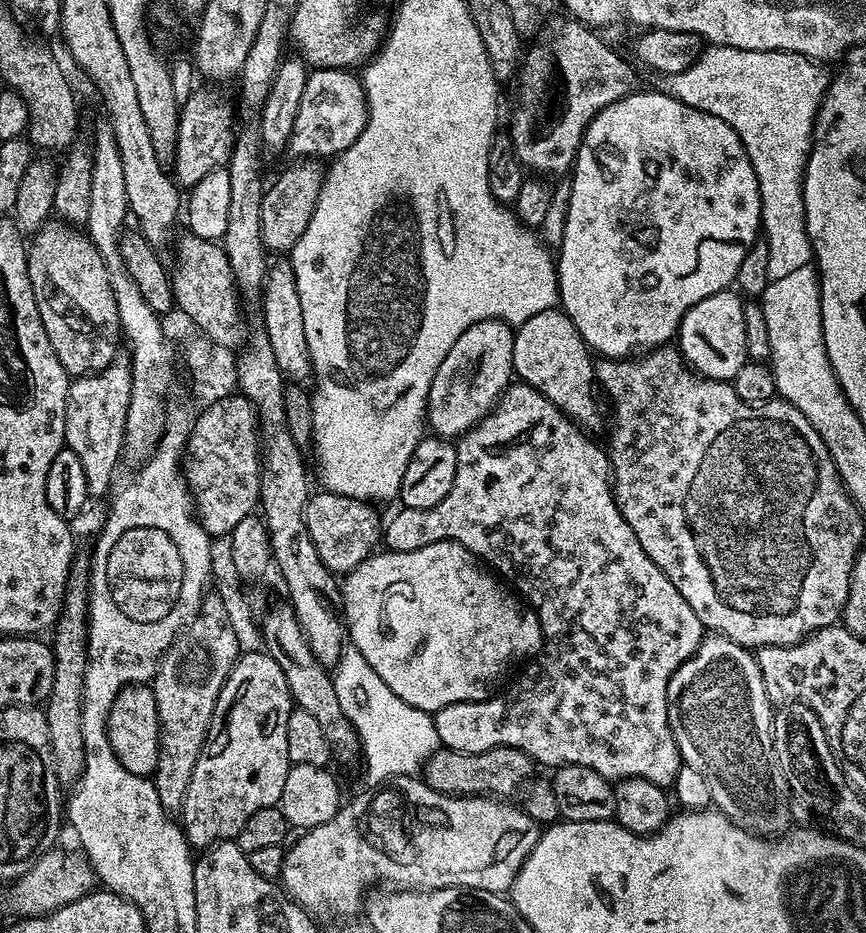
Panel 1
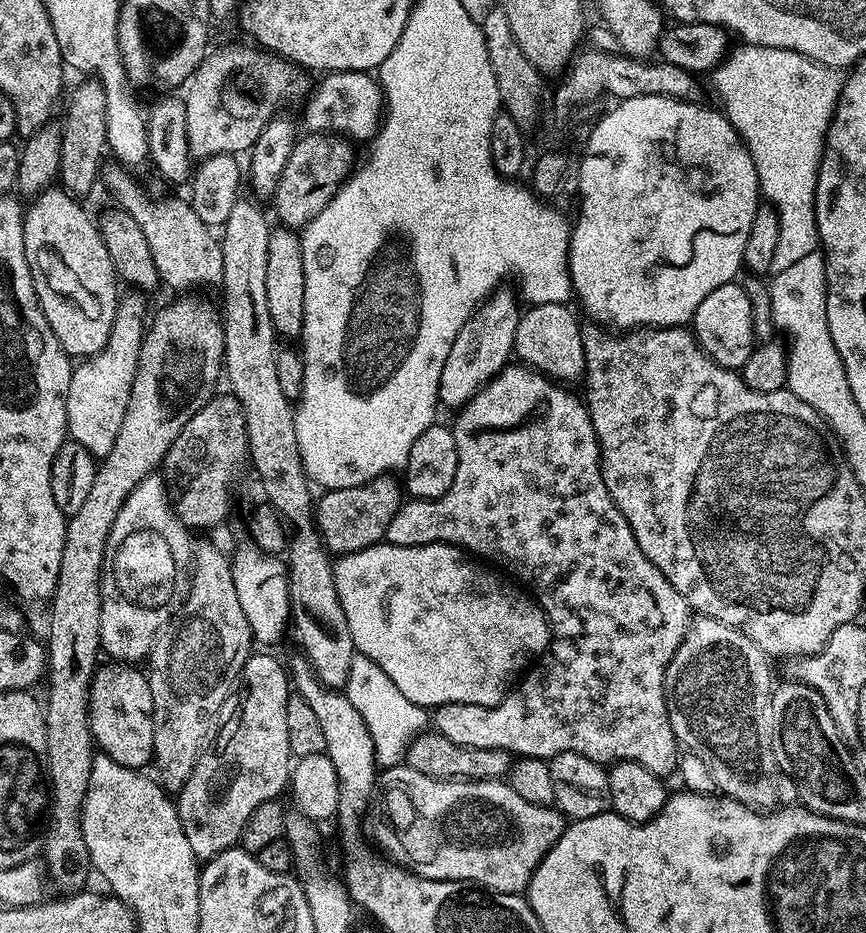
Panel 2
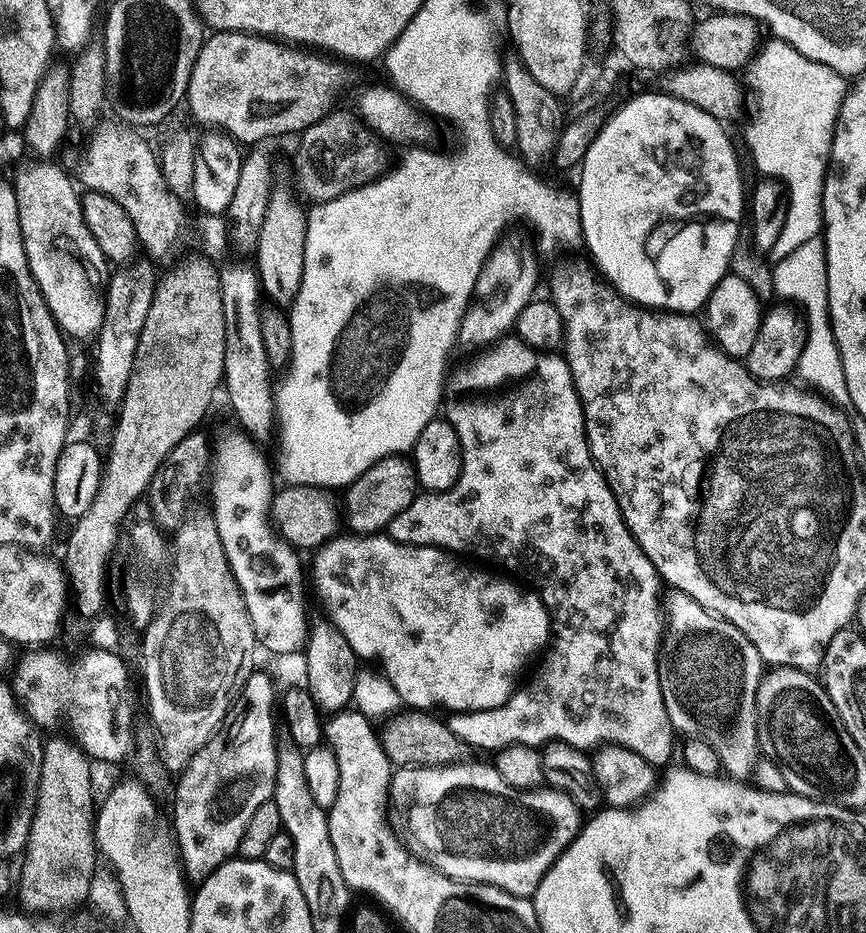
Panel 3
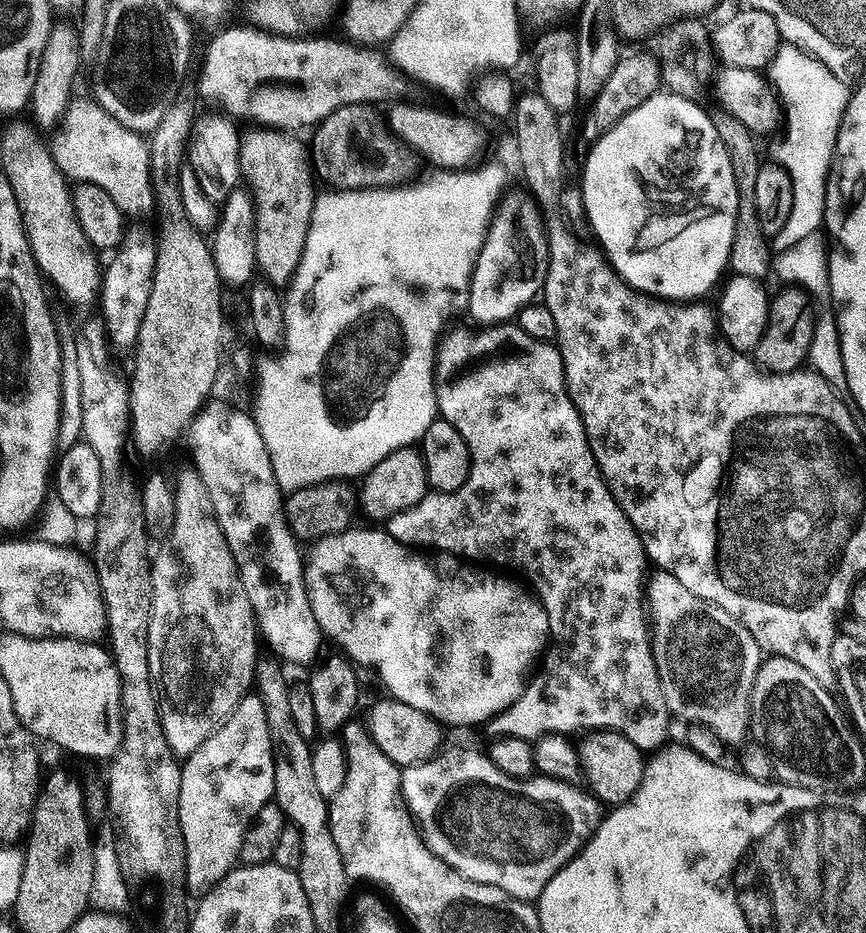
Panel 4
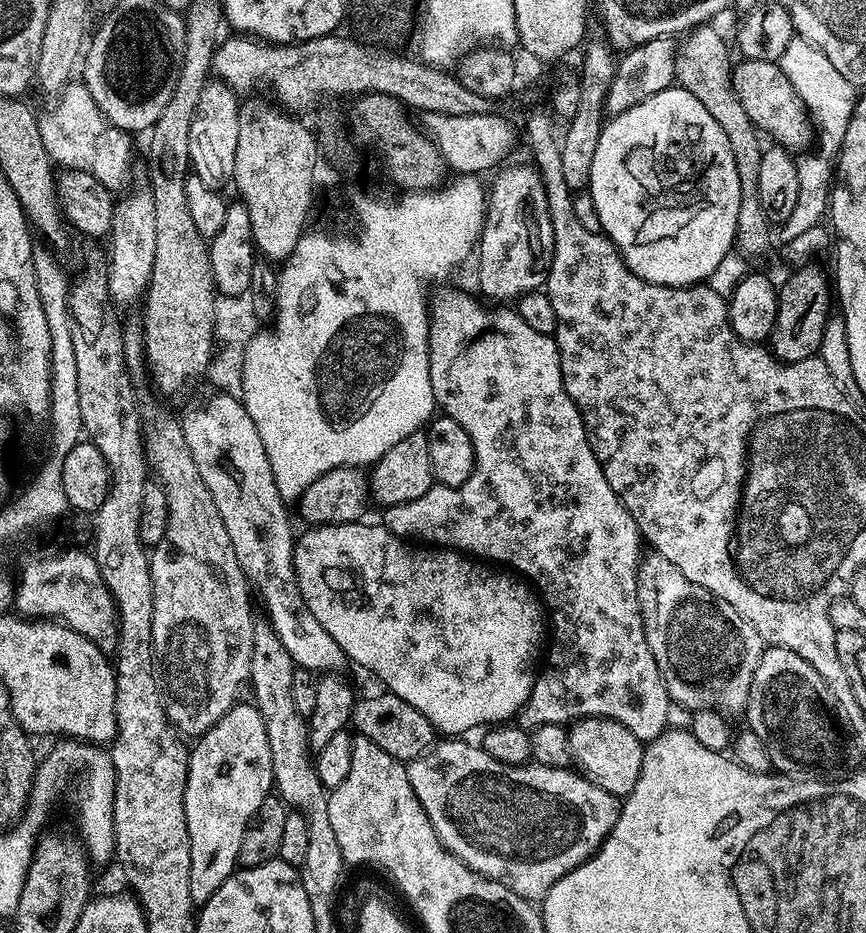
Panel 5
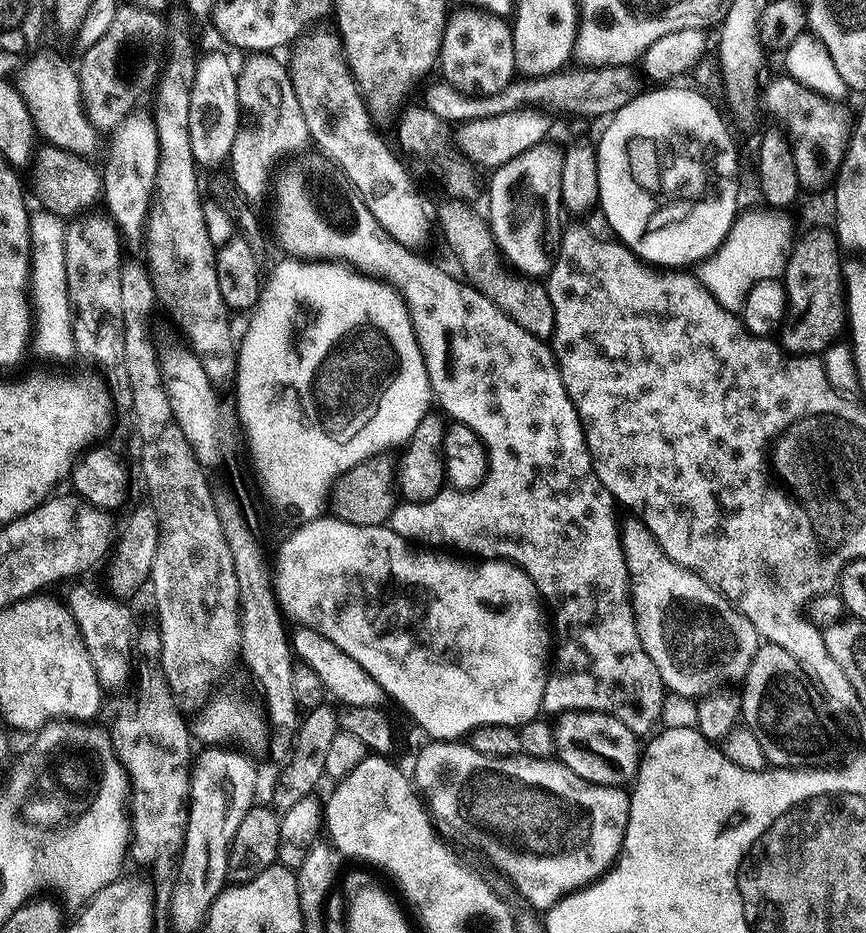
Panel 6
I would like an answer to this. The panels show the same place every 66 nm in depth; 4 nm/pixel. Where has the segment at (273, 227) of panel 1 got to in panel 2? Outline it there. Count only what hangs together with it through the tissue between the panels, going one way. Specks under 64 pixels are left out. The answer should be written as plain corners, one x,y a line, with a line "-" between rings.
304,134
299,137
286,158
286,170
278,178
270,207
276,211
279,223
289,230
303,230
309,222
331,204
334,194
354,171
352,148
345,137
339,134

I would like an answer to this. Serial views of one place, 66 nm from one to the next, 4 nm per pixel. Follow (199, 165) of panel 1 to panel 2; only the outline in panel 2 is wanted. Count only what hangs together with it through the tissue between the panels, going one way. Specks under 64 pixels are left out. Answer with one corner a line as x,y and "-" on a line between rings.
220,48
209,51
204,60
186,81
182,99
186,106
186,142
193,161
199,162
218,154
247,153
252,143
262,134
273,116
281,111
283,104
303,101
309,95
309,73
299,65
264,50
252,48

